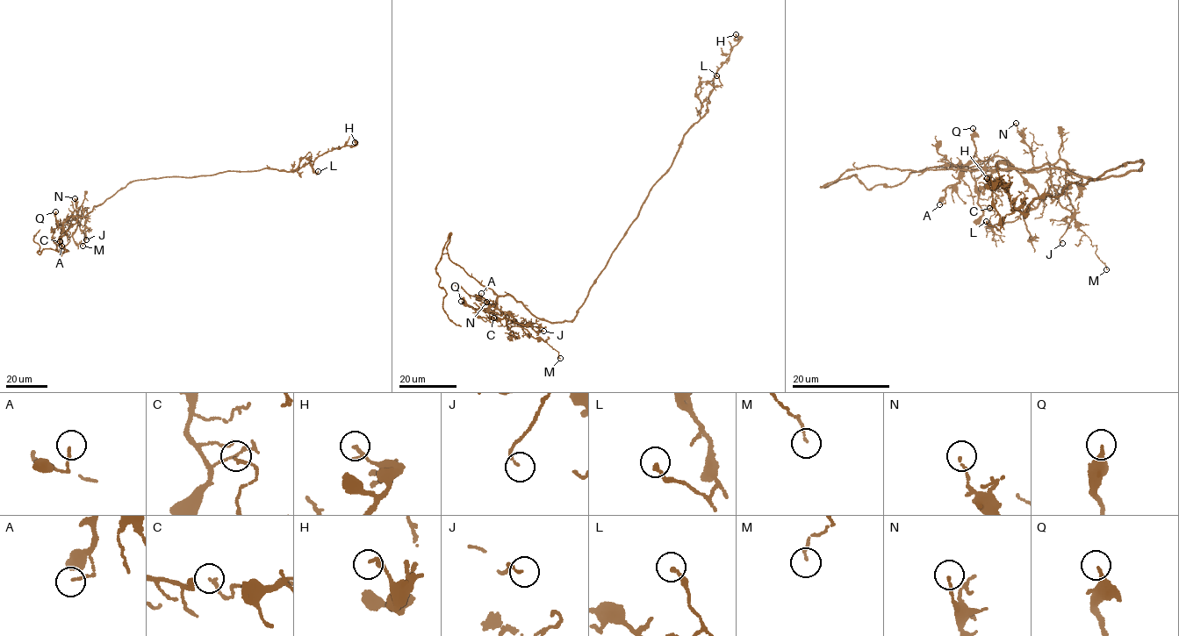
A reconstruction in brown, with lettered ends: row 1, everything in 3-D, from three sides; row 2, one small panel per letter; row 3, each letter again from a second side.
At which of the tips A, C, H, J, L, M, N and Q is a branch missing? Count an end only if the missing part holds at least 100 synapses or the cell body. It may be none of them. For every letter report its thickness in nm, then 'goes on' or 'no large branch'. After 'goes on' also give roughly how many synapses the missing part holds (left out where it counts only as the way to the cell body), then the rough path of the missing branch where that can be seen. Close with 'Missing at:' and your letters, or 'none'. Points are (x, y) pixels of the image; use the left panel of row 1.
A: calibre 120 nm; no large branch
C: calibre 140 nm; no large branch
H: calibre 120 nm; no large branch
J: calibre 100 nm; no large branch
L: calibre 170 nm; no large branch
M: calibre 100 nm; no large branch
N: calibre 120 nm; no large branch
Q: calibre 200 nm; no large branch
Missing at: none

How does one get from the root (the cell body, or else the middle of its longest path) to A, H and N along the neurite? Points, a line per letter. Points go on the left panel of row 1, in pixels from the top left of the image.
A: (125, 187), (83, 217), (70, 215), (67, 218), (59, 239), (61, 246)
H: (125, 187), (136, 180), (193, 177), (229, 171), (293, 171), (328, 151), (355, 146), (355, 142)
N: (125, 187), (95, 206), (88, 214), (80, 217), (75, 215), (74, 218), (76, 213), (75, 198)

